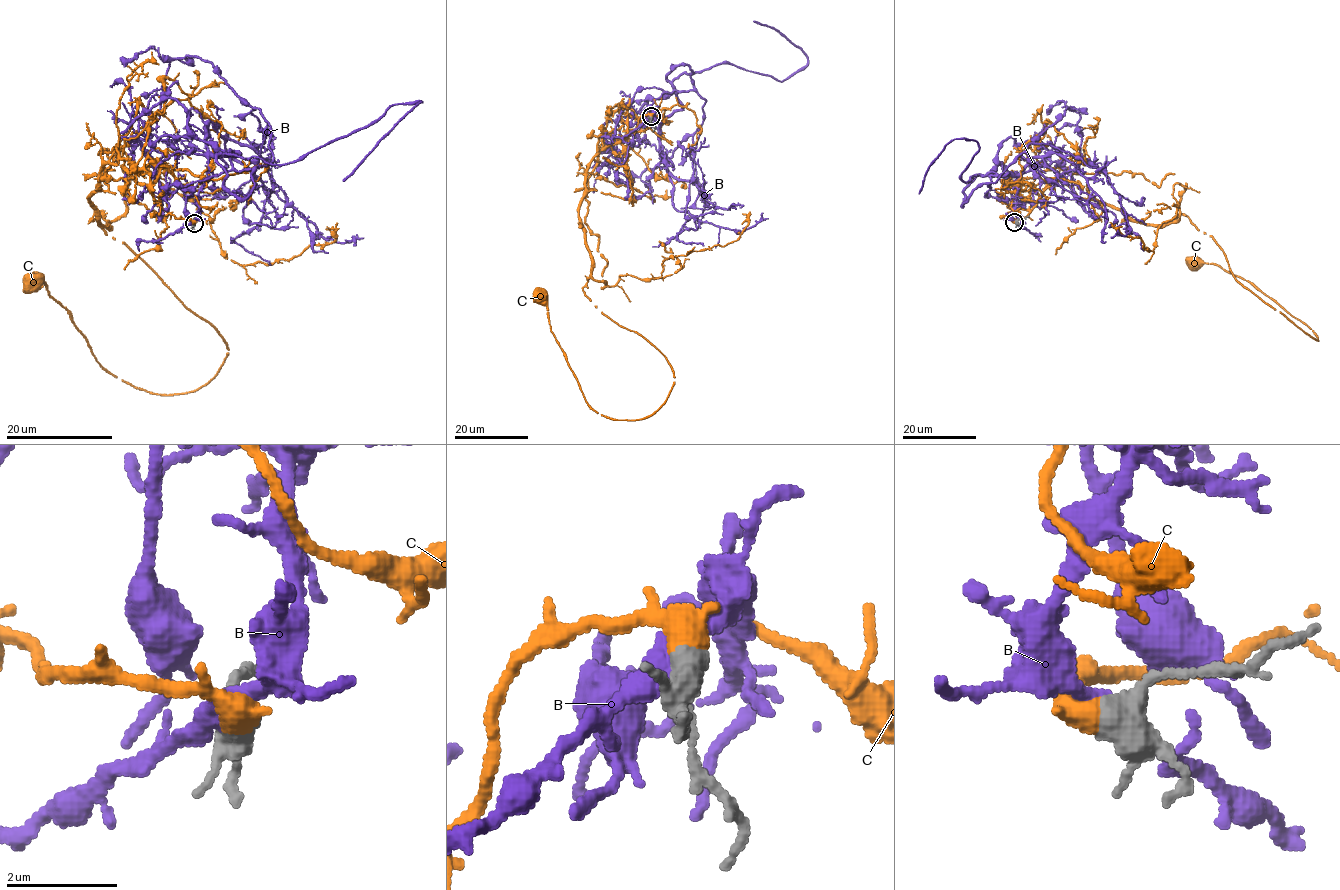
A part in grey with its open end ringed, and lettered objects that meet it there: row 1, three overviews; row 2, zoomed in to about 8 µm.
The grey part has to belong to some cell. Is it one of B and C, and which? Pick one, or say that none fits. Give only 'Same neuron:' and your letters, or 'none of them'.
Same neuron: C

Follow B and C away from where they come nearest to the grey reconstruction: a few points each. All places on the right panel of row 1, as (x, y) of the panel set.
B: (1016, 221), (1013, 203), (990, 190), (989, 176), (961, 179), (975, 140), (945, 146), (919, 192)
C: (1014, 222), (1057, 168), (1133, 219), (1187, 216), (1318, 340), (1248, 282), (1195, 263)

